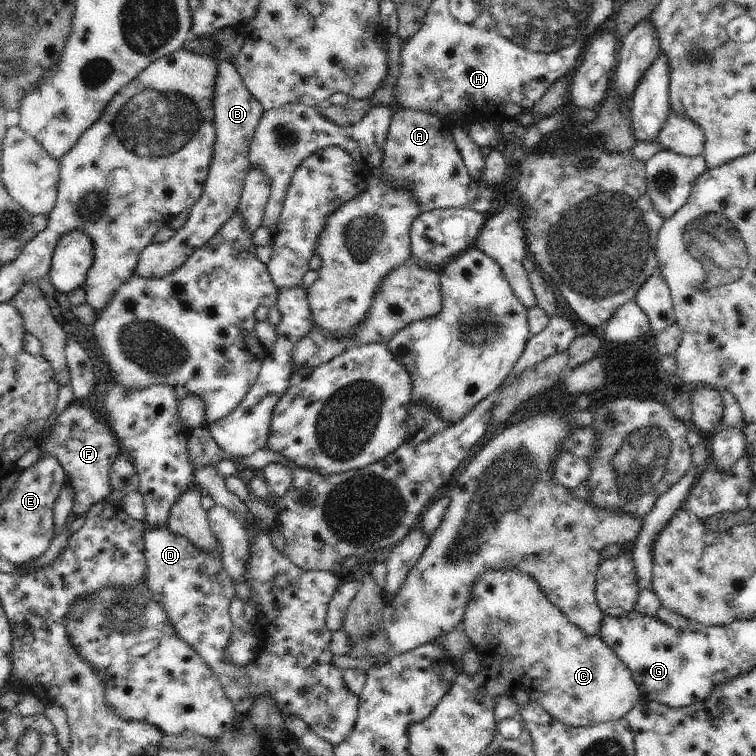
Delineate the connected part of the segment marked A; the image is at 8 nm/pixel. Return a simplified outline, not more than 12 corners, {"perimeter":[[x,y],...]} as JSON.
{"perimeter":[[393,113],[380,166],[422,213],[473,208],[452,124]]}

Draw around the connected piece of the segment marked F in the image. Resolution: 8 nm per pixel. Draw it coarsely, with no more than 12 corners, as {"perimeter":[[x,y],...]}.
{"perimeter":[[74,399],[39,441],[72,483],[71,513],[107,497],[123,455],[107,418]]}

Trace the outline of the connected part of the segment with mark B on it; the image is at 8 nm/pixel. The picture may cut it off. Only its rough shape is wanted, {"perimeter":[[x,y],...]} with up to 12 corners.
{"perimeter":[[231,59],[217,64],[202,194],[135,273],[178,270],[239,208],[264,114]]}

